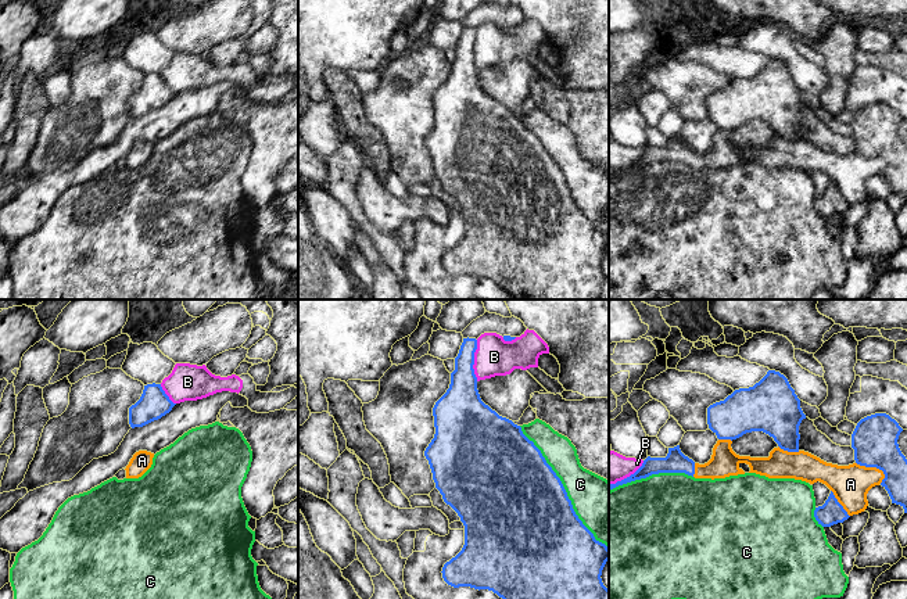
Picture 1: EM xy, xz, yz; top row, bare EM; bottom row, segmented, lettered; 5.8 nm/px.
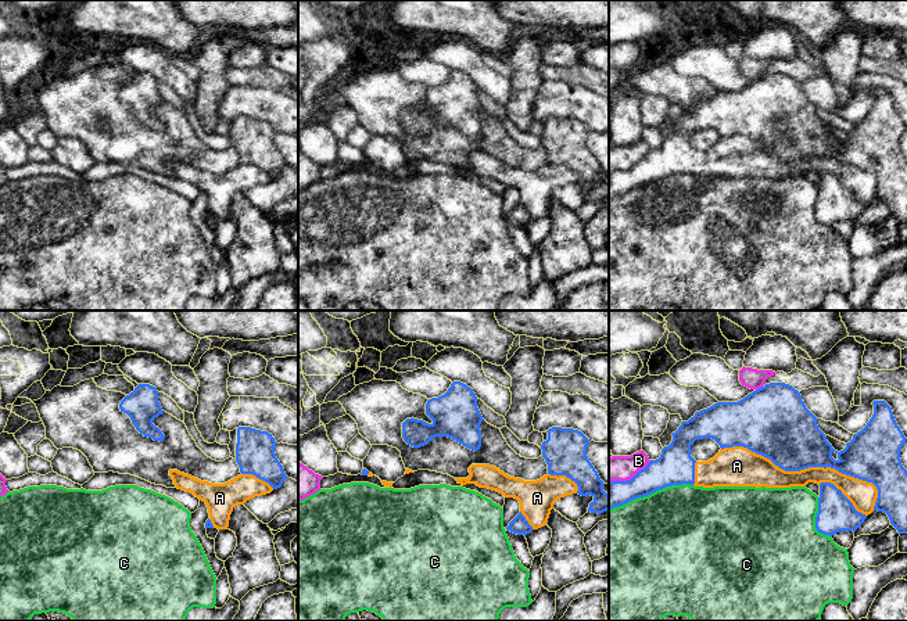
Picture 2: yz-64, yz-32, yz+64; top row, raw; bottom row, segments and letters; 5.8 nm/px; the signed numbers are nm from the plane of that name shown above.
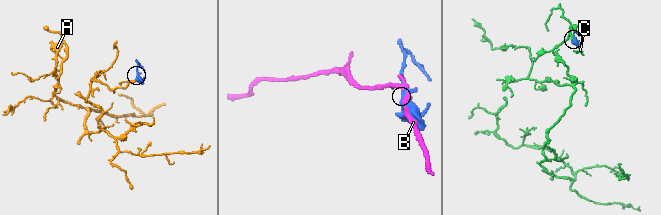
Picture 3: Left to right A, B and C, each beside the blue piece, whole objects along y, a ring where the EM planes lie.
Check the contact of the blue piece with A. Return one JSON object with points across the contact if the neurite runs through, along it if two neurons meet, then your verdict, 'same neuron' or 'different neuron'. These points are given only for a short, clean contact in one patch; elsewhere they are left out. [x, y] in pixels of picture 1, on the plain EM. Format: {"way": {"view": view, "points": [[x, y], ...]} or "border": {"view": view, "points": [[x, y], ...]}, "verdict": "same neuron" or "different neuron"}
{"verdict": "same neuron"}

